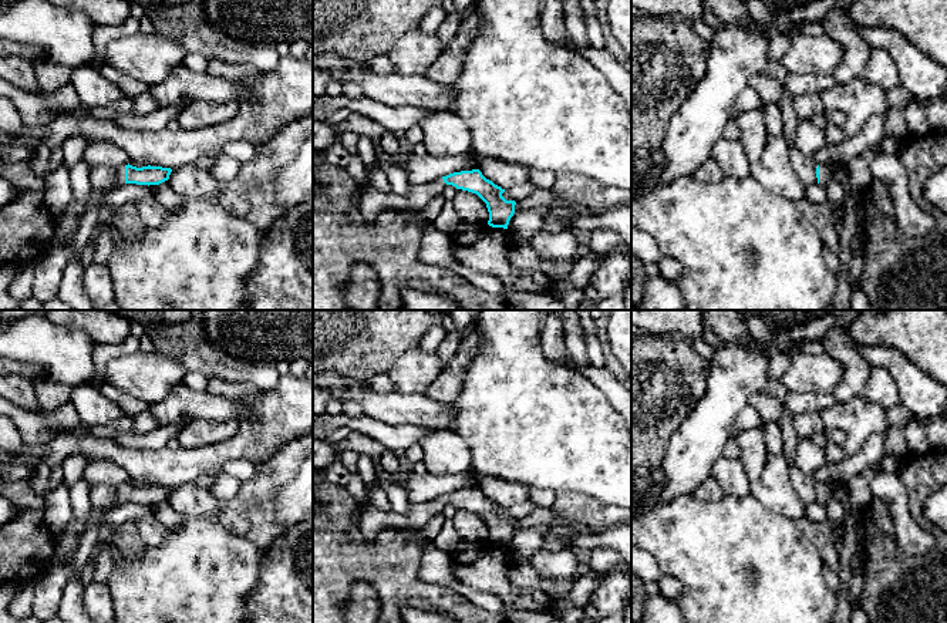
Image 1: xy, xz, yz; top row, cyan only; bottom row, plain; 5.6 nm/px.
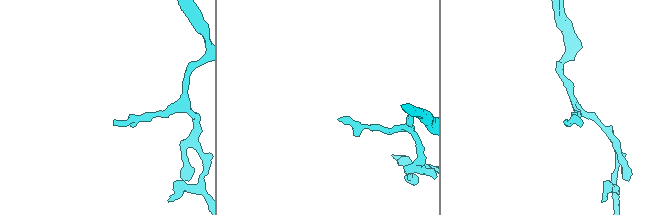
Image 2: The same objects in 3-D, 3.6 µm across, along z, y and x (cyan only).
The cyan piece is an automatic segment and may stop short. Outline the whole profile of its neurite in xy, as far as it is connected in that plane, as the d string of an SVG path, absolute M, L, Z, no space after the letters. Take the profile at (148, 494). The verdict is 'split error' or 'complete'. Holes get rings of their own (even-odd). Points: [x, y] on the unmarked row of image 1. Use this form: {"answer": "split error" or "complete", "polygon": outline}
{"answer": "split error", "polygon": "M128 482L128 484L124 484L124 485L121 485L119 489L118 489L118 501L115 502L114 506L105 508L105 509L102 509L102 511L92 508L91 512L90 512L90 515L88 515L85 519L74 519L74 521L71 521L70 525L65 528L65 532L64 532L64 533L81 535L81 533L85 532L90 526L101 523L102 519L104 519L104 516L105 516L105 513L107 513L108 511L111 511L112 508L115 508L115 506L119 506L119 505L122 505L122 504L125 504L125 502L137 502L137 504L148 504L148 505L149 505L149 504L159 504L159 502L162 502L162 501L165 501L165 499L169 498L171 491L172 491L171 486L162 486L162 485L151 485L151 484L148 484L148 485L137 486L137 485L132 485L132 484L129 484L129 482Z"}

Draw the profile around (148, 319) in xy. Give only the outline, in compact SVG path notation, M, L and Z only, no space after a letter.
M107 310L118 314L127 320L138 321L144 327L151 329L154 326L173 326L191 319L199 319L203 310Z

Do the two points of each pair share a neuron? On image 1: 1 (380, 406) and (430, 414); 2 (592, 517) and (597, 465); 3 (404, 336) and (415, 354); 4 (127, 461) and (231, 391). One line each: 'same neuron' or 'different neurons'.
1: same neuron
2: different neurons
3: different neurons
4: different neurons

